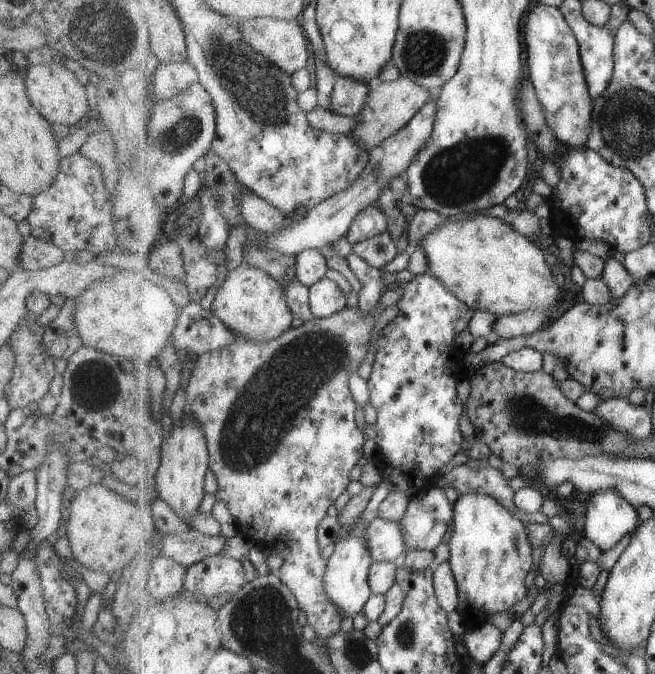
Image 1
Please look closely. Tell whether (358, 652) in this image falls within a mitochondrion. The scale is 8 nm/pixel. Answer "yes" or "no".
yes

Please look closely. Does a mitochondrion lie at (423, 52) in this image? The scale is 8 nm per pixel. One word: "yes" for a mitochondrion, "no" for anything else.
yes

